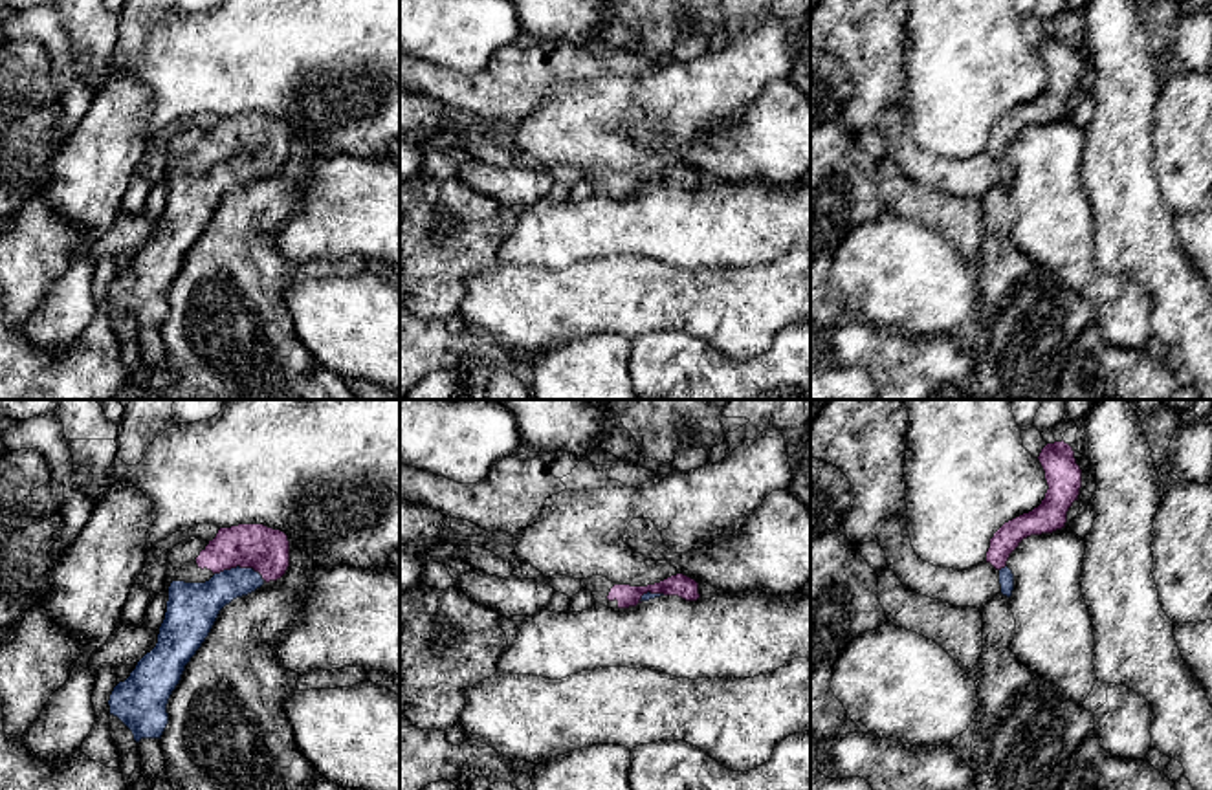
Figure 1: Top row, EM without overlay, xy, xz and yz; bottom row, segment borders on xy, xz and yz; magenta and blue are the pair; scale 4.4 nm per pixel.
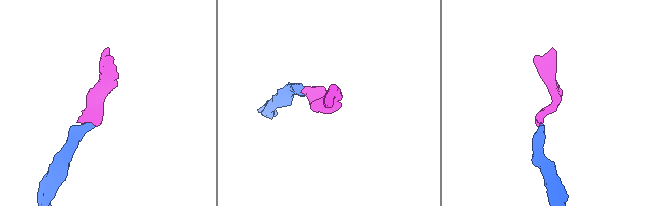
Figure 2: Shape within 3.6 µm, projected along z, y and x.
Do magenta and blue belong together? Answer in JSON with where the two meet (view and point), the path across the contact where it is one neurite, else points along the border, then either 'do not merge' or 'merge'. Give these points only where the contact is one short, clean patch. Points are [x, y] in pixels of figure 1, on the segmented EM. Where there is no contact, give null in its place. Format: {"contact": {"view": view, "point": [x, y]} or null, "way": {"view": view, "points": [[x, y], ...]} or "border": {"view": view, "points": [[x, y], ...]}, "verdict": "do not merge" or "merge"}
{"contact": {"view": "xy", "point": [241, 567]}, "way": {"view": "xy", "points": [[266, 550], [253, 554], [241, 567], [198, 605]]}, "verdict": "merge"}

